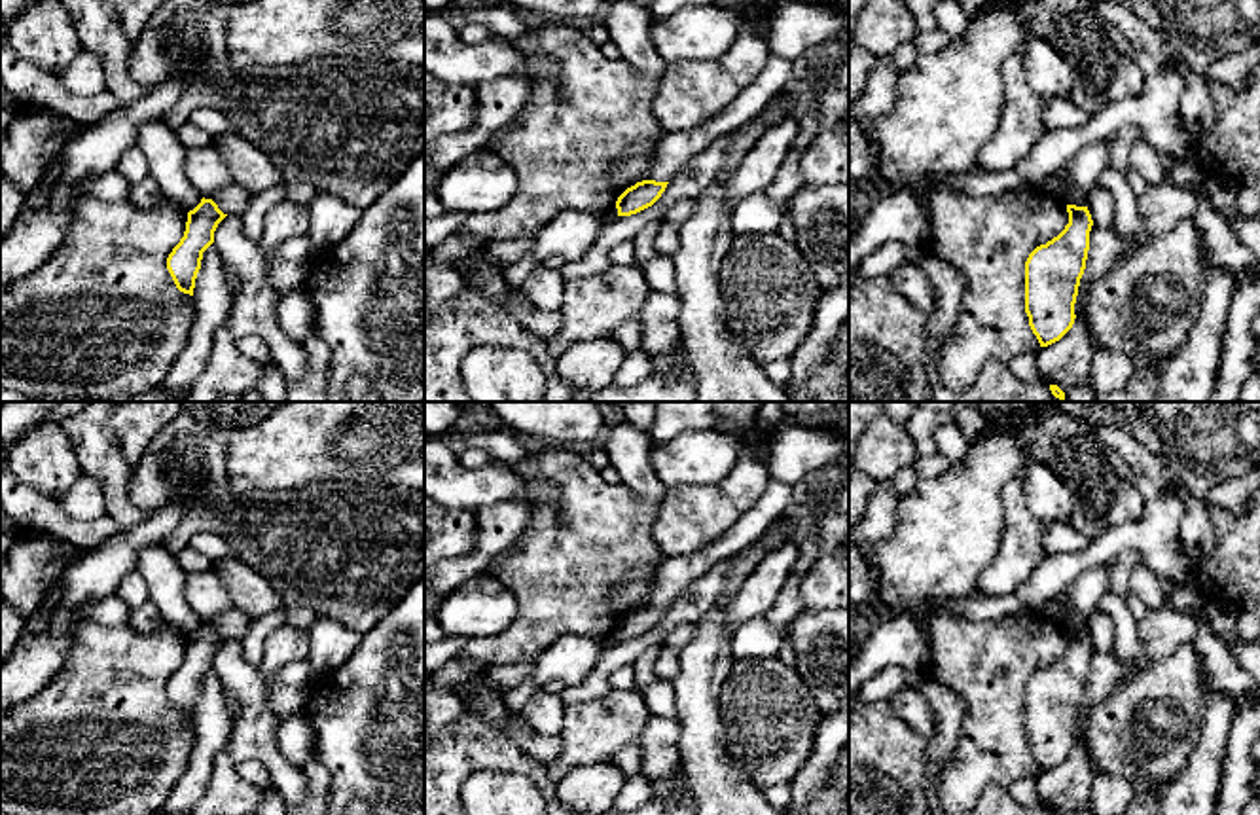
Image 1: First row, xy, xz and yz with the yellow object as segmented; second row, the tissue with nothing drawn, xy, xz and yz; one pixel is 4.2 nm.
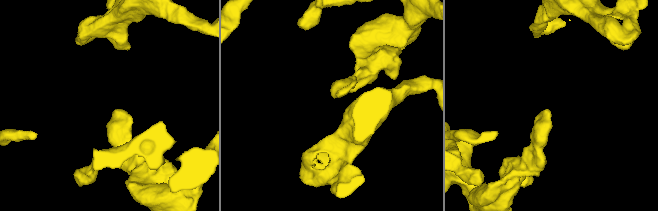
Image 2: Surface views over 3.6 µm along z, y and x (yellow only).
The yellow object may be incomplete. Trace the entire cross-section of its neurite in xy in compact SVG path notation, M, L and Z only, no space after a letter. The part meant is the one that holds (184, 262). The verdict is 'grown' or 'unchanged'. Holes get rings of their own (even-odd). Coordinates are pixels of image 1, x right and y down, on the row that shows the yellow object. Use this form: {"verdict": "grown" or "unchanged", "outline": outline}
{"verdict": "unchanged", "outline": "M205 197L188 212L184 237L167 258L167 269L180 292L193 296L203 252L214 243L214 231L225 216L212 199Z"}

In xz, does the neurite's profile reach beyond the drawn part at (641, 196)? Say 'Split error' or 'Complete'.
Complete

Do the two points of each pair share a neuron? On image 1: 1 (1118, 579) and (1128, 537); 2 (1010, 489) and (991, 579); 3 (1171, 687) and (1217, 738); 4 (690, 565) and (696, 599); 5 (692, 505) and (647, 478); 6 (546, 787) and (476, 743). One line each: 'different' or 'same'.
1: different
2: same
3: different
4: different
5: different
6: same

